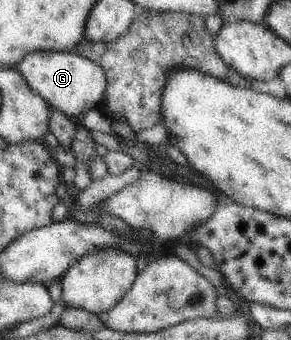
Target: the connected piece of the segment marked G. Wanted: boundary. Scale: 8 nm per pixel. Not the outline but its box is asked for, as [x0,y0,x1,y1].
[16,50,107,119]

